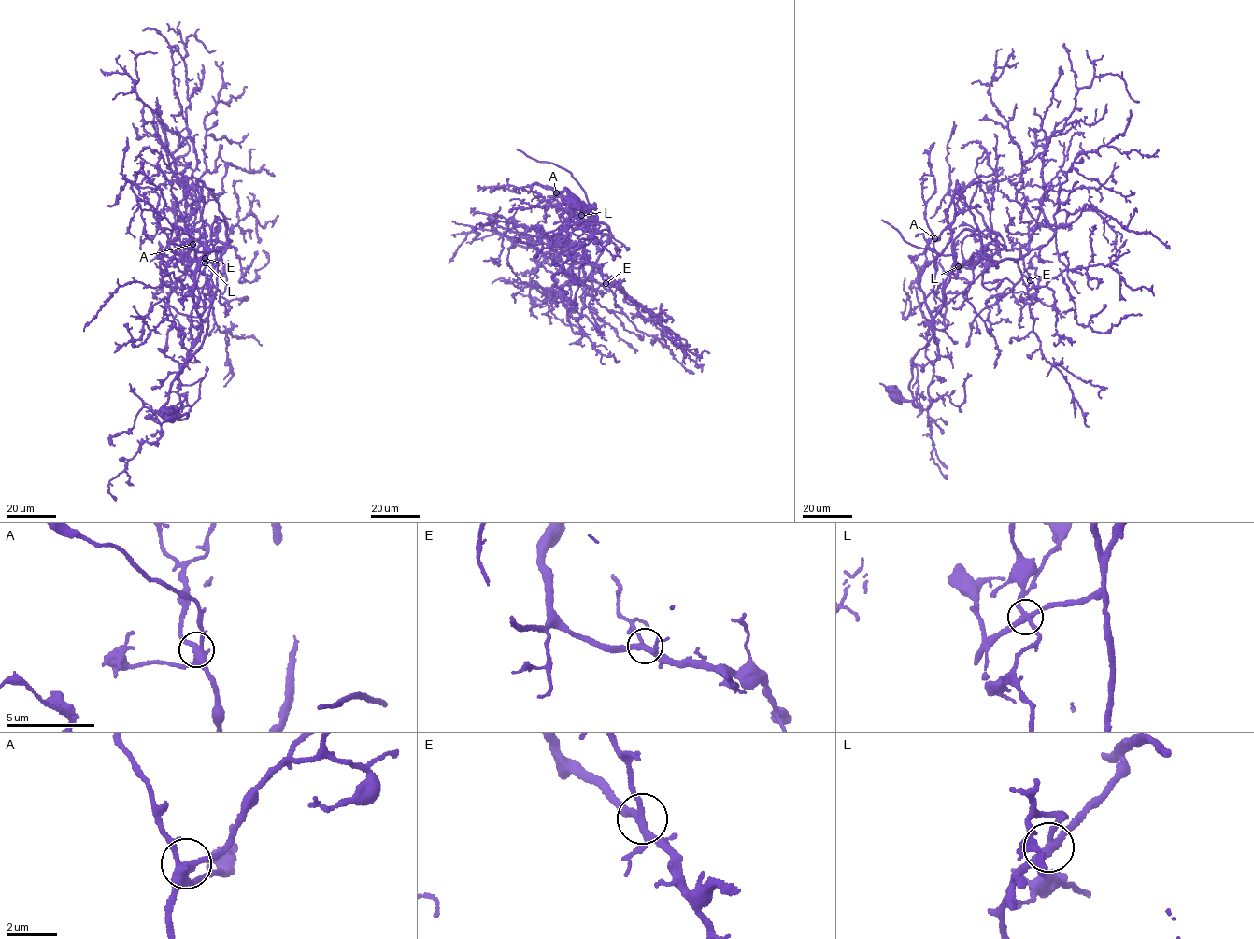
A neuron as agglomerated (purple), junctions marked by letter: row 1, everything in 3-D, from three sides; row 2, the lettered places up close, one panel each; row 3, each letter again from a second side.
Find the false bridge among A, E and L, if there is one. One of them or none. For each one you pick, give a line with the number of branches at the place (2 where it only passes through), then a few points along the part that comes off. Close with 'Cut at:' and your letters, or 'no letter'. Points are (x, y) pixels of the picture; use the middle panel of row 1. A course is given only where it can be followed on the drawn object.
L: branches 4; course (581, 215), (589, 206), (585, 192), (569, 172), (551, 163), (536, 161), (517, 149)
Cut at: L

